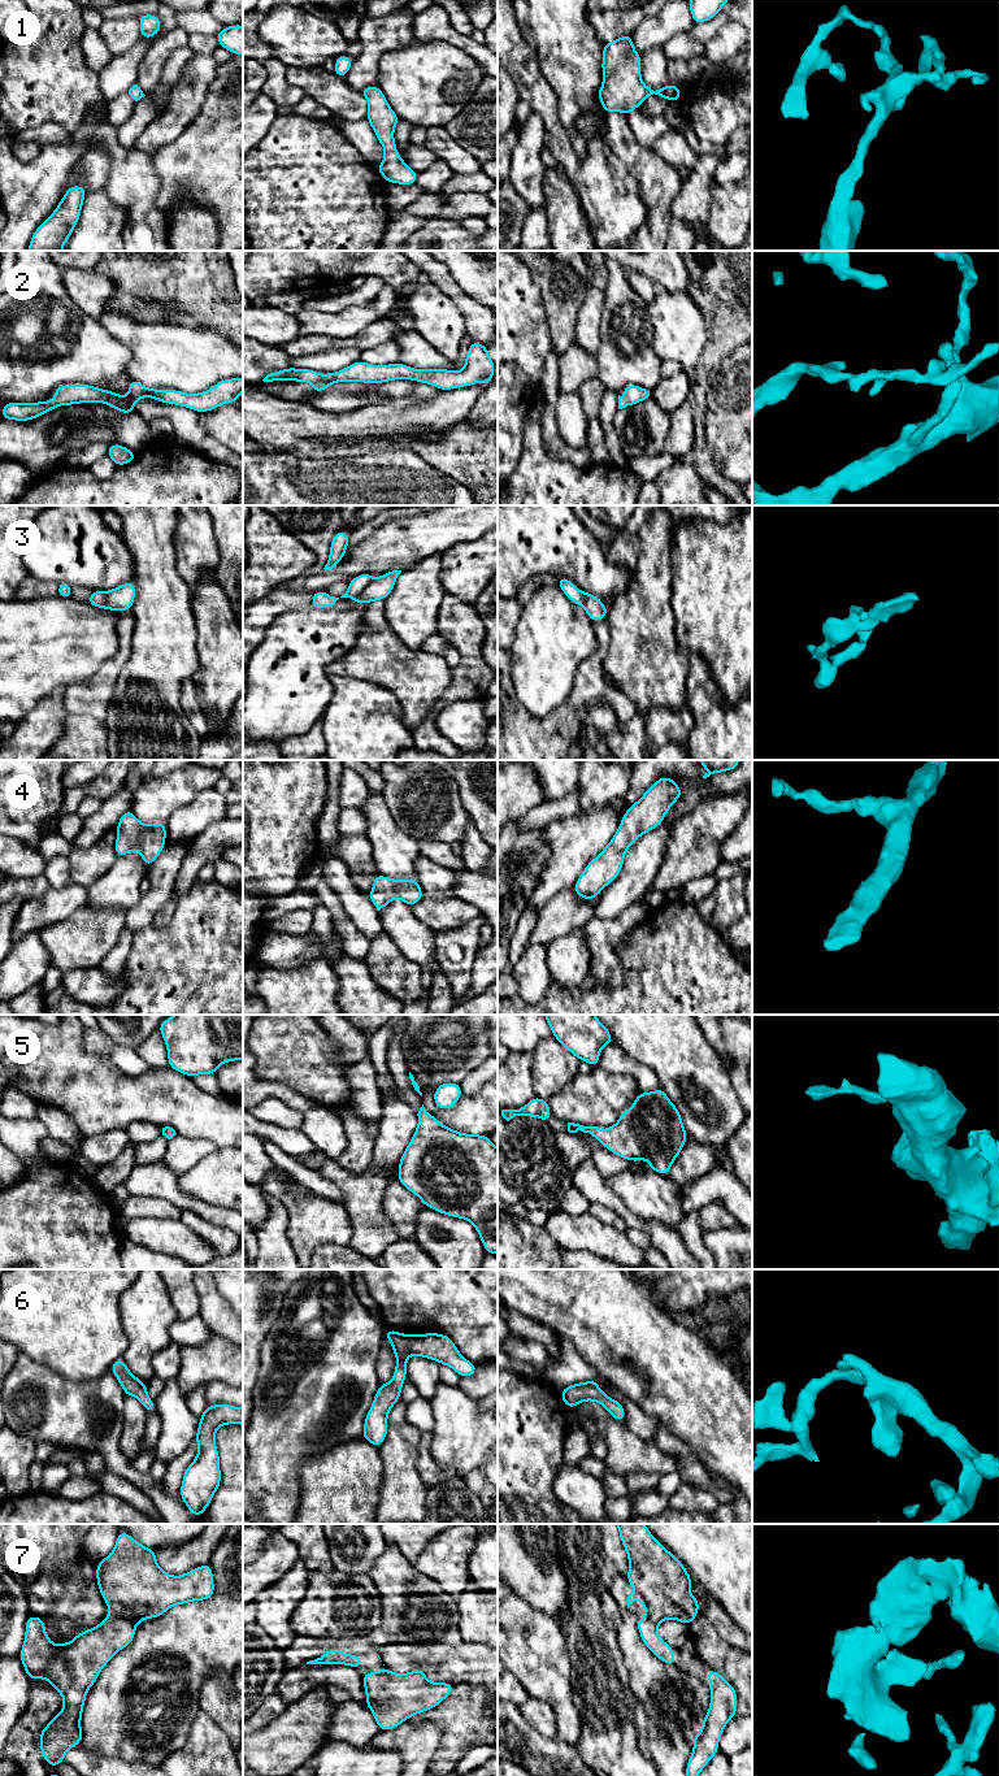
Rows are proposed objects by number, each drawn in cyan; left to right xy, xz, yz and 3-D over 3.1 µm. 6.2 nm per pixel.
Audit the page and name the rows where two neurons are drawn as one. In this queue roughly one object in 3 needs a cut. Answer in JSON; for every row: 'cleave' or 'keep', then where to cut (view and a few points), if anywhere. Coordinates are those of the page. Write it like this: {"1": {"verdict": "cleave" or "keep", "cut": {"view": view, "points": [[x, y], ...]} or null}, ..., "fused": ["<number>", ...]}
{"1": {"verdict": "keep", "cut": null}, "2": {"verdict": "keep", "cut": null}, "3": {"verdict": "cleave", "cut": {"view": "xz", "points": [[373, 580], [364, 585], [364, 589], [356, 598]]}}, "4": {"verdict": "keep", "cut": null}, "5": {"verdict": "keep", "cut": null}, "6": {"verdict": "keep", "cut": null}, "7": {"verdict": "keep", "cut": null}, "fused": ["3"]}

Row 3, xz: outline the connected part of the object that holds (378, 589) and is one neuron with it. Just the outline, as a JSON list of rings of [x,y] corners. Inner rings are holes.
[[[392,570],[382,574],[372,582],[366,582],[364,585],[364,590],[352,603],[352,605],[362,603],[368,604],[375,600],[385,600],[388,594],[394,590],[396,578],[400,573],[401,570]]]

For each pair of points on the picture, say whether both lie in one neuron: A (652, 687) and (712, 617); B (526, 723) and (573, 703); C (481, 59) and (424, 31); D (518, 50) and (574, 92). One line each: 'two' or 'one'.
A: two
B: one
C: one
D: two

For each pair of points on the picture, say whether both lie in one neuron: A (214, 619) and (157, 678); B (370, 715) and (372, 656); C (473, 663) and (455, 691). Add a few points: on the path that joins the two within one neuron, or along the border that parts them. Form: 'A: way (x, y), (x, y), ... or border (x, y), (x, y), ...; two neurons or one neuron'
A: border (190, 608), (196, 632), (196, 669); two neurons
B: border (342, 676), (378, 684), (398, 700); two neurons
C: way (469, 669), (463, 676), (461, 685); one neuron

